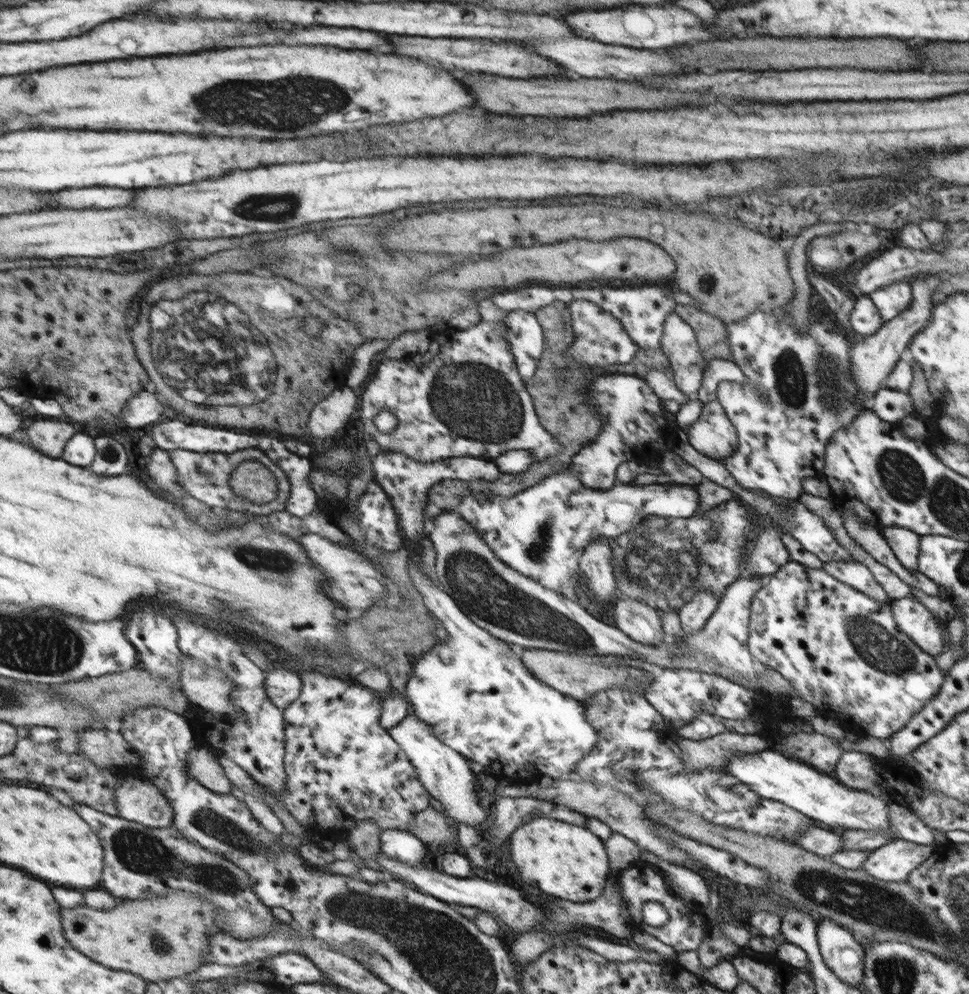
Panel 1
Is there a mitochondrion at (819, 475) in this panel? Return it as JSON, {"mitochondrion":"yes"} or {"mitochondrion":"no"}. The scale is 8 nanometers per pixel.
{"mitochondrion":"no"}

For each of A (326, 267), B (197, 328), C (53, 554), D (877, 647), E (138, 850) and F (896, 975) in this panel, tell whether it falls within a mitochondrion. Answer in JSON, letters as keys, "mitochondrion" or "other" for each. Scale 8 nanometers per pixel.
{"A":"mitochondrion","B":"mitochondrion","C":"other","D":"mitochondrion","E":"mitochondrion","F":"mitochondrion"}

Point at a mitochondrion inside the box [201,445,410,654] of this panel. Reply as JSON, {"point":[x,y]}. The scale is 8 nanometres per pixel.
{"point":[273,561]}

